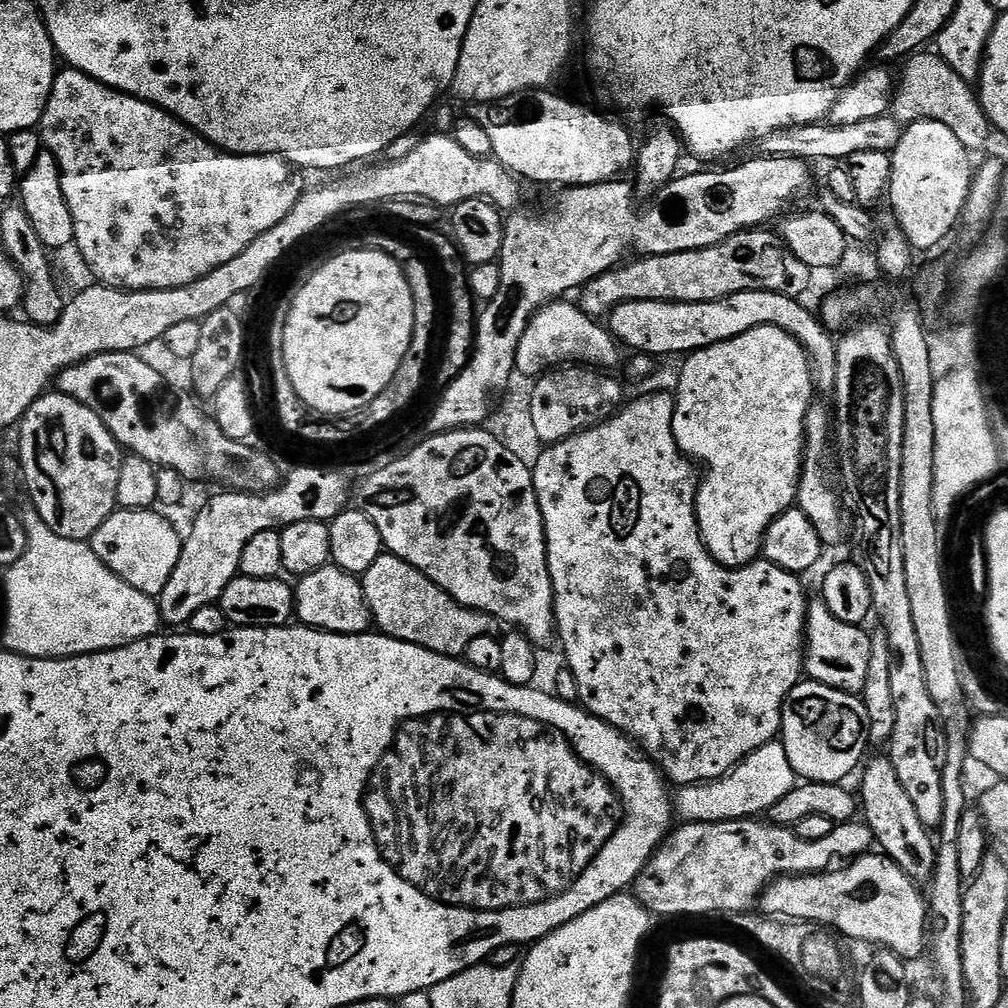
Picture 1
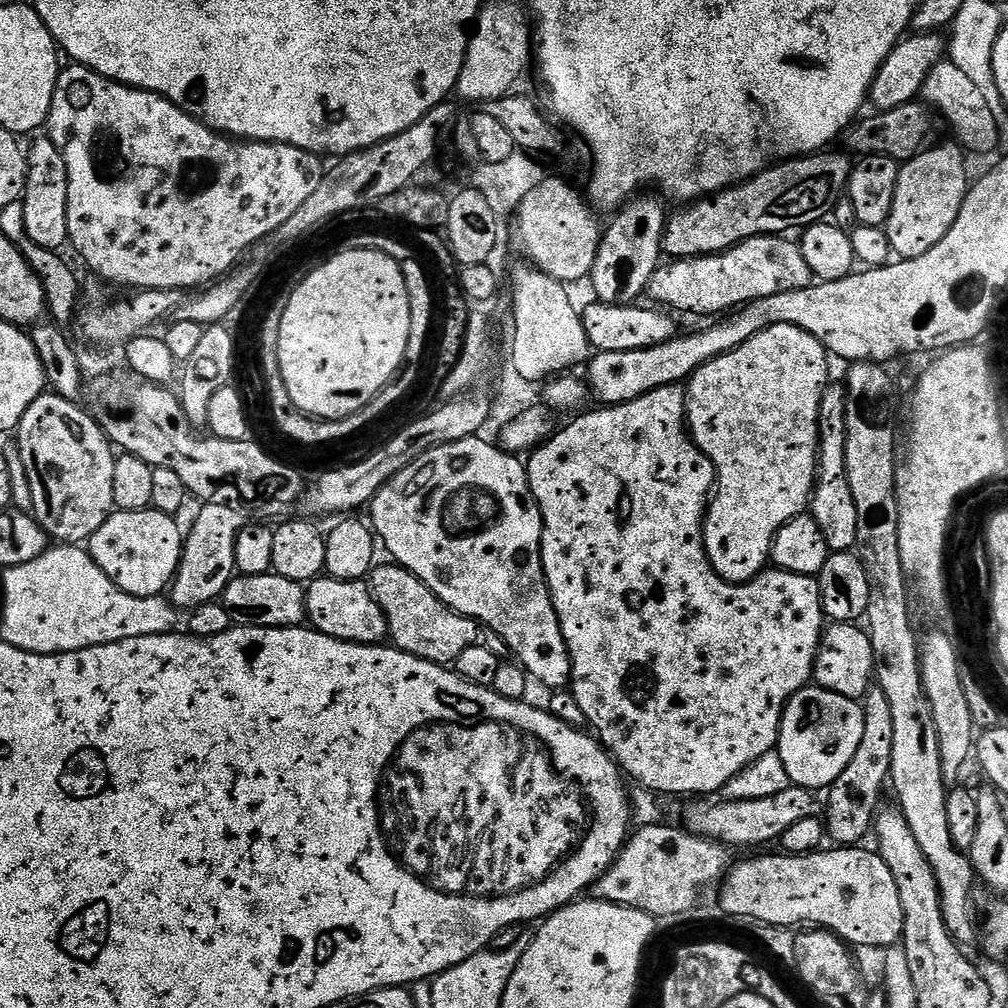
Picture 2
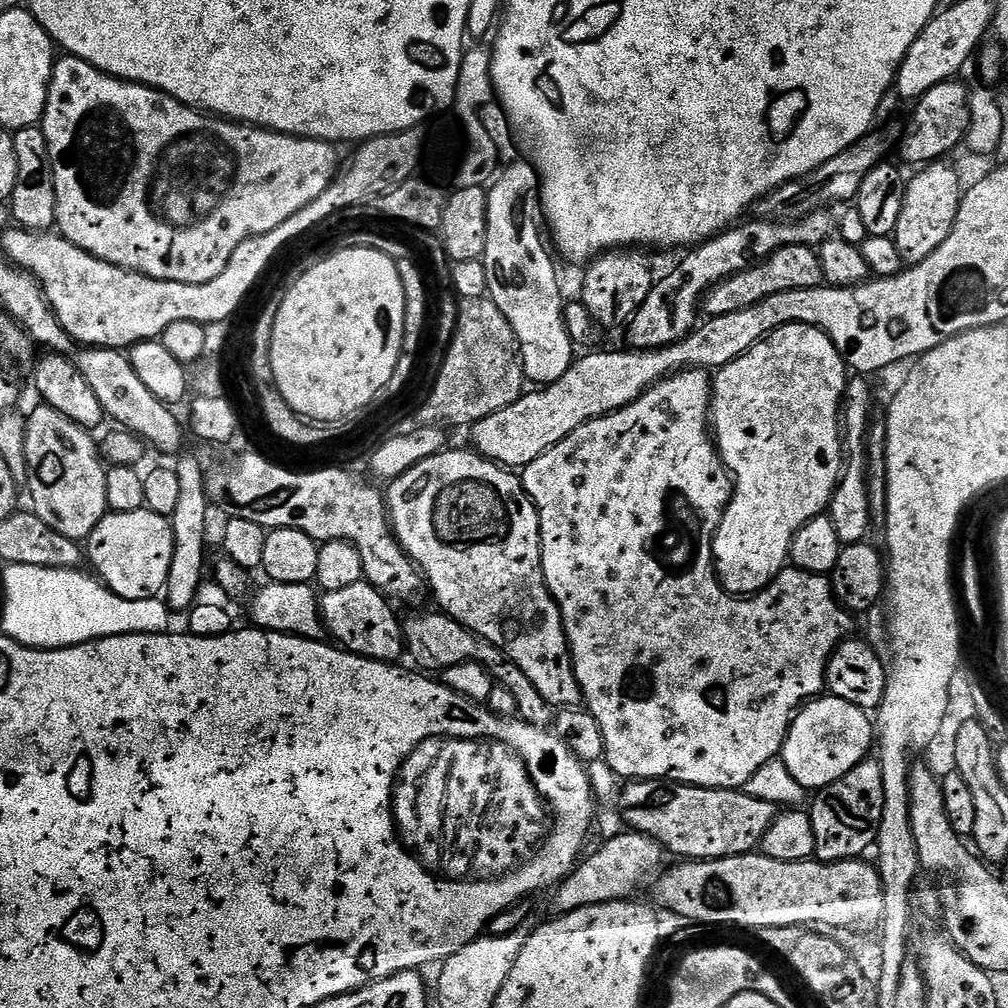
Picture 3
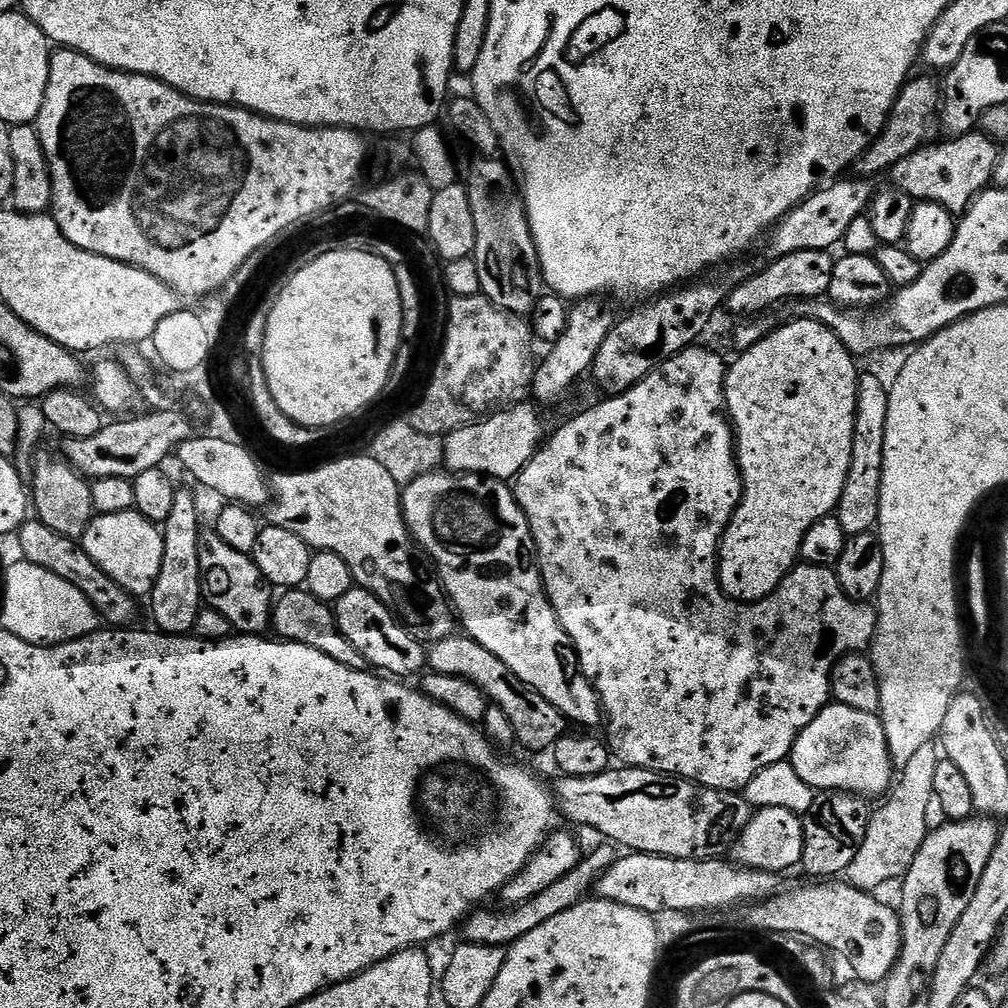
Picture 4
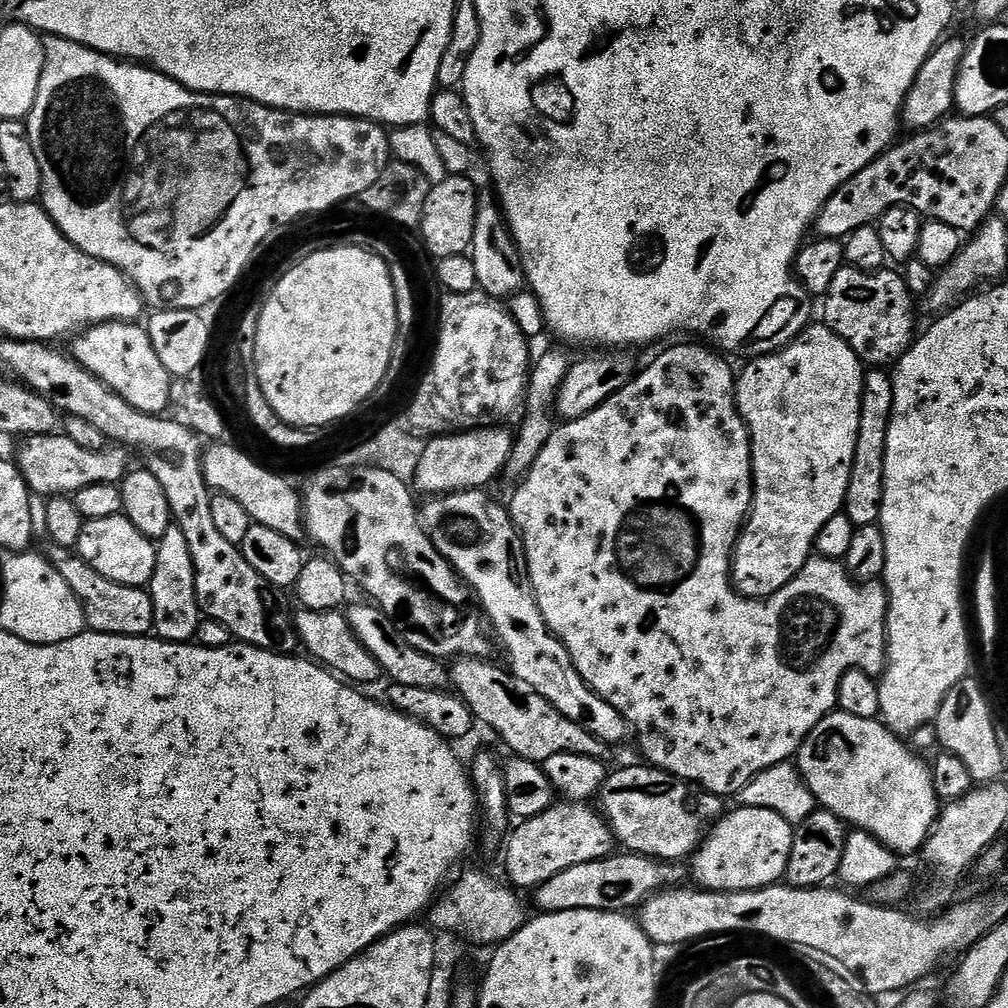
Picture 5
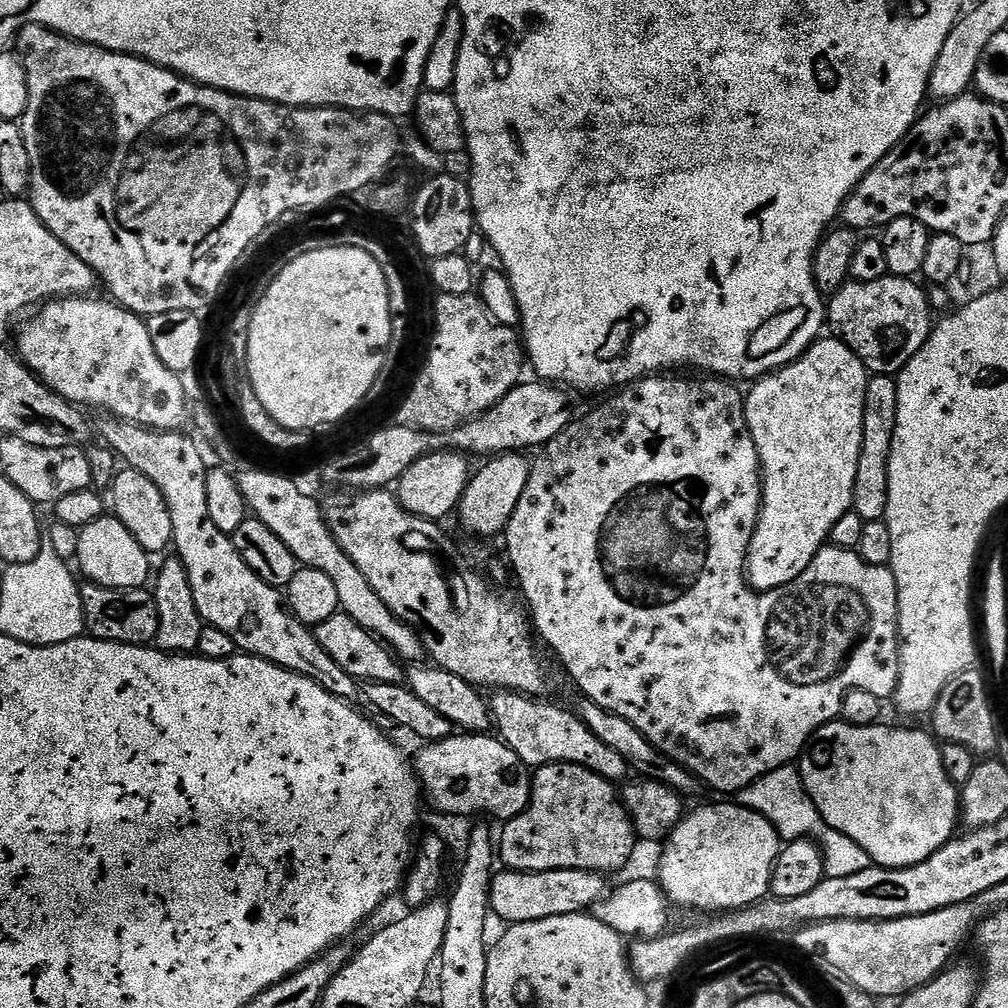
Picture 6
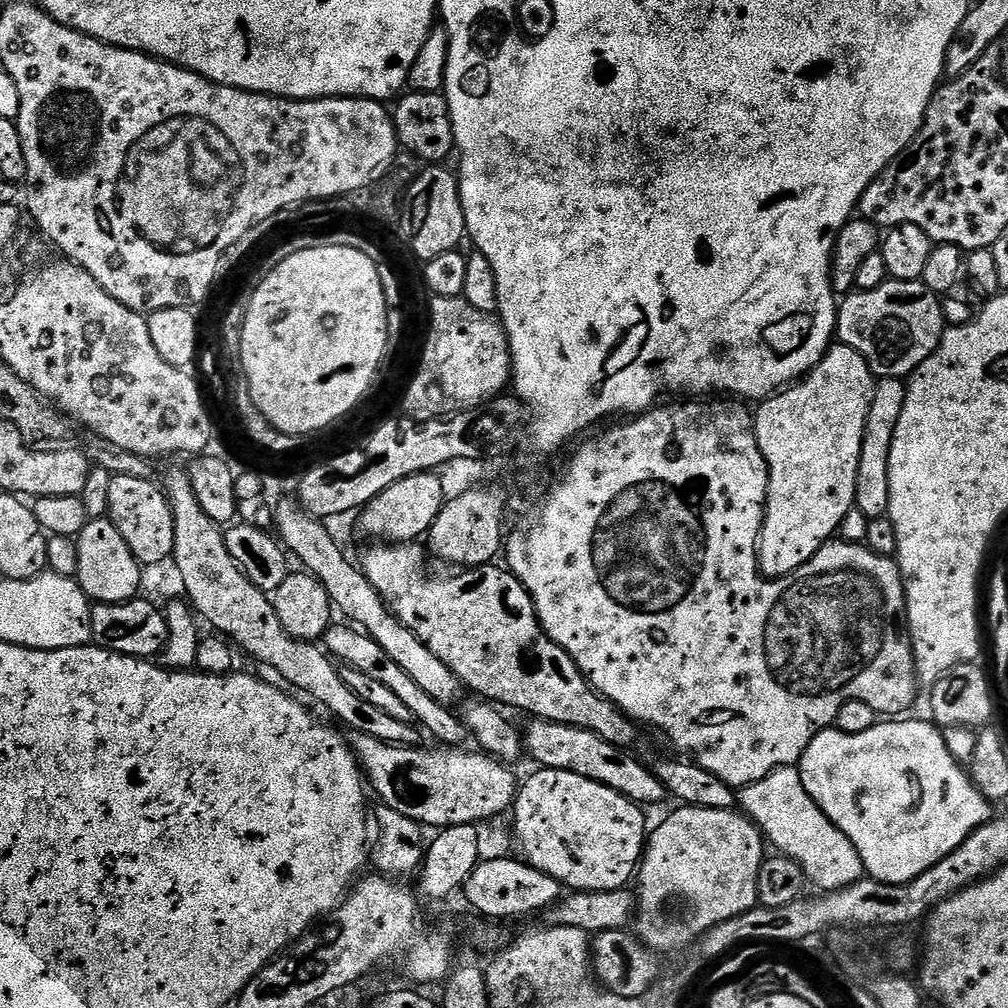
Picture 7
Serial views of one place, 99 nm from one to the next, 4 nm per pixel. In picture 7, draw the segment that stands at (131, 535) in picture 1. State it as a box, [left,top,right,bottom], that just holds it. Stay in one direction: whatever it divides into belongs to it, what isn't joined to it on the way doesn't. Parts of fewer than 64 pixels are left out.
[74,519,142,604]

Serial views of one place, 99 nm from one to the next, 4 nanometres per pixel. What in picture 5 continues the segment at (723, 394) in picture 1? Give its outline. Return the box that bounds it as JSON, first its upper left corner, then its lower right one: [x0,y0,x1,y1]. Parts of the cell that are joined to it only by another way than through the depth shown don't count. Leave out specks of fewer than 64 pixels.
[730,322,865,600]

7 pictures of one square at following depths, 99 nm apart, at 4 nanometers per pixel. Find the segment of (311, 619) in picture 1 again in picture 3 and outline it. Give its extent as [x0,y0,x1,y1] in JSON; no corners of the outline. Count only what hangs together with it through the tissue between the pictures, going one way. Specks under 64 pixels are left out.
[320,582,406,661]

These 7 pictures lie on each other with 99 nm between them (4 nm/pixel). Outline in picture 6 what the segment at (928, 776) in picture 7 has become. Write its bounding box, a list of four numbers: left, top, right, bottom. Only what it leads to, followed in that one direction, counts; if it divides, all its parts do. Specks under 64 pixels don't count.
[798,722,961,868]

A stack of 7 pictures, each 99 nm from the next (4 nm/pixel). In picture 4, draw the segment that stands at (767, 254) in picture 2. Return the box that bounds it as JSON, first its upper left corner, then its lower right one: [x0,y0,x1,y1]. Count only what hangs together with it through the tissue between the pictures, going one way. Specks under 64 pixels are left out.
[726,250,836,318]

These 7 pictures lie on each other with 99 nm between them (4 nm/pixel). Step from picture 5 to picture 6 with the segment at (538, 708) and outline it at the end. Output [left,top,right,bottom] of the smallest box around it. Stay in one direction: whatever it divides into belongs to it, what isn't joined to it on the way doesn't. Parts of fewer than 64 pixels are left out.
[490,690,630,781]

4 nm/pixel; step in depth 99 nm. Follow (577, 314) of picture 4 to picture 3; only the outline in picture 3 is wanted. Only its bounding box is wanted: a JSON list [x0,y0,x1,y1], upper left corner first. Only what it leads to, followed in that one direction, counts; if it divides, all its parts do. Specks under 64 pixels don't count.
[580,249,654,327]

